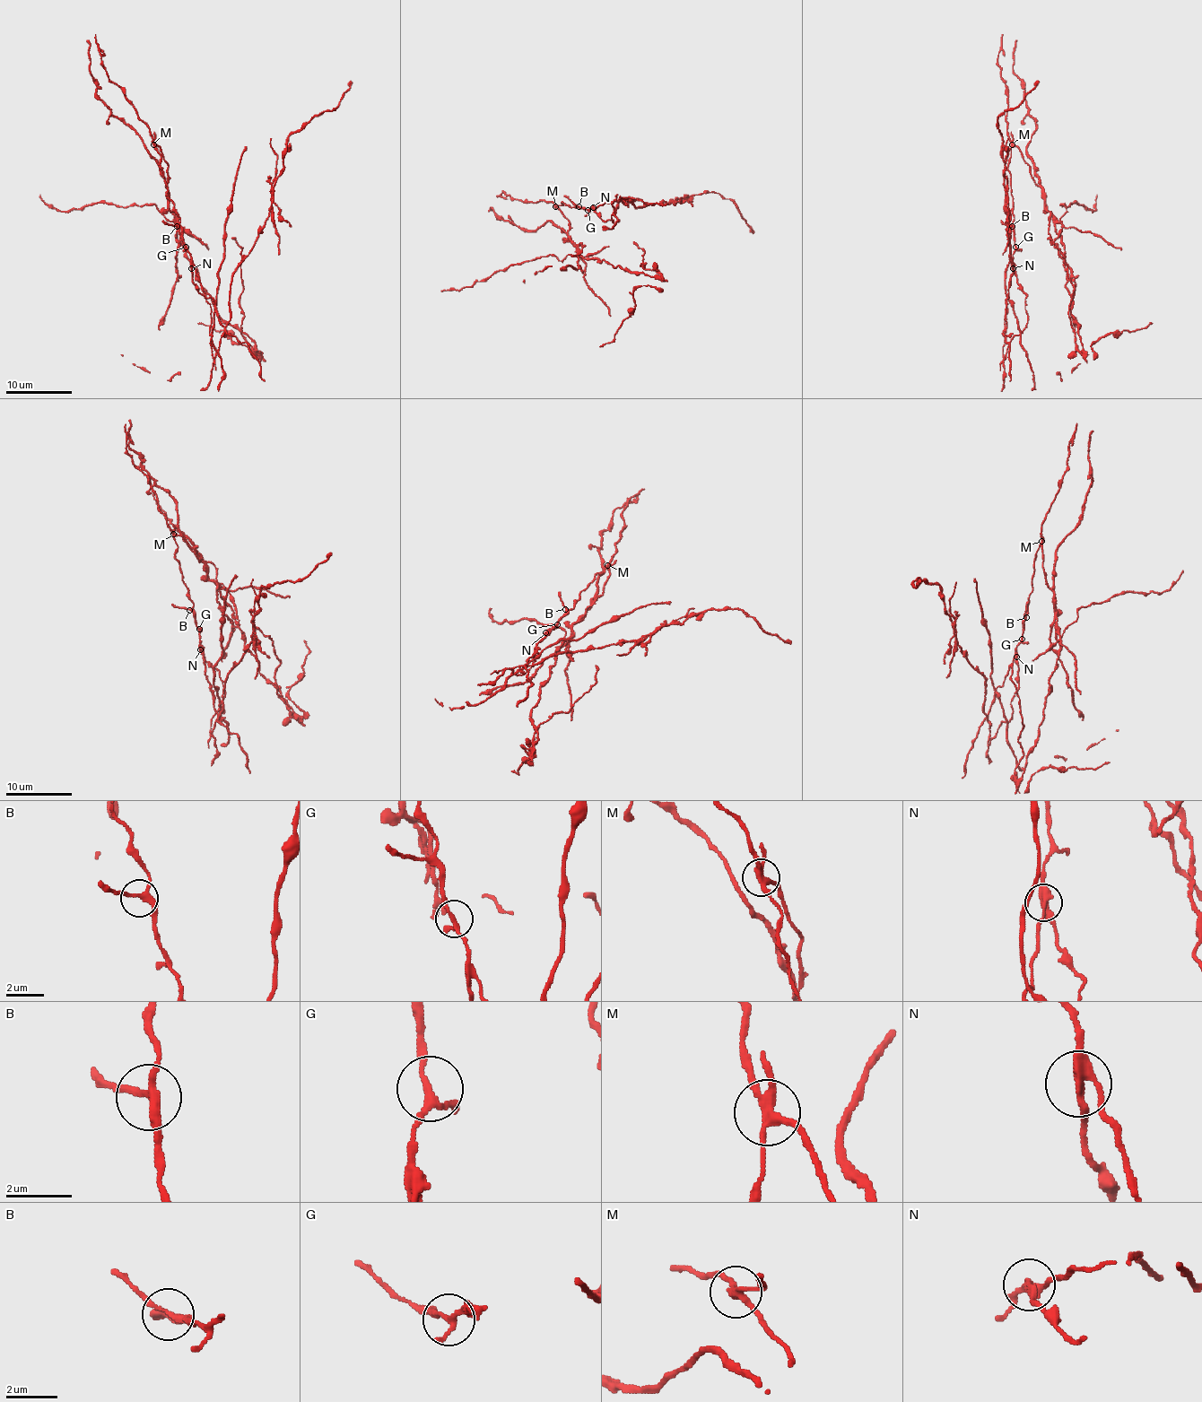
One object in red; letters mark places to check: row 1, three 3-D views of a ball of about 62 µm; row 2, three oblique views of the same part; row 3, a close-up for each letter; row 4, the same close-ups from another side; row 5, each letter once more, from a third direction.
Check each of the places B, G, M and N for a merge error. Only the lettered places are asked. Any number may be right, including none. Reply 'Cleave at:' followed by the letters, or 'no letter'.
Cleave at: M, N

